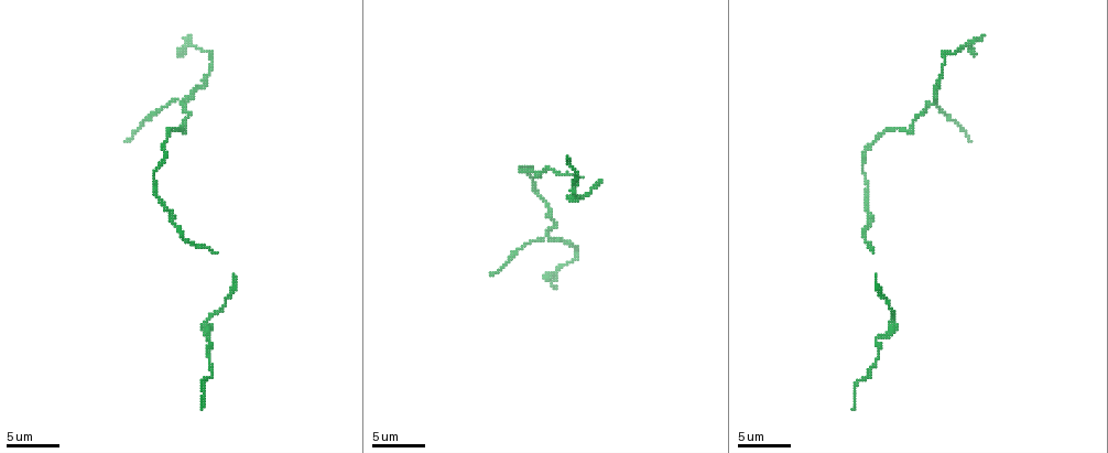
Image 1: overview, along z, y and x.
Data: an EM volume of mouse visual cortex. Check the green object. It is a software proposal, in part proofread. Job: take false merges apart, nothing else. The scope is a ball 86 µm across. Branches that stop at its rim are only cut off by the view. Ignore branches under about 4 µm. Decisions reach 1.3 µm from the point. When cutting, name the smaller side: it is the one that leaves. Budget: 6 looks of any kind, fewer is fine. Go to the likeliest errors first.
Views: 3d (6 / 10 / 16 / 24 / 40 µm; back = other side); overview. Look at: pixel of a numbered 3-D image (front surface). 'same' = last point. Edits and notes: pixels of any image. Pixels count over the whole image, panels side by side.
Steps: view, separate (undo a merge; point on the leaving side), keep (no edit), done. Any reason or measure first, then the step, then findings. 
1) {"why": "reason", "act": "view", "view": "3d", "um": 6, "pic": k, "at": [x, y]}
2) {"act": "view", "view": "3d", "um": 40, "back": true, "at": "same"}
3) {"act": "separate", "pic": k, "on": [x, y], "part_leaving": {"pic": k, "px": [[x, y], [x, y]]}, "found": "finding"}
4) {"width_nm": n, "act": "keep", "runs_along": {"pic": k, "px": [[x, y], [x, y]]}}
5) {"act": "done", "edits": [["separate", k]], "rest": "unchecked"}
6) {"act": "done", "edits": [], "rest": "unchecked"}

{"why": "thin arm on a thick one", "act": "view", "view": "3d", "um": 16, "pic": 1, "at": [935, 102]}

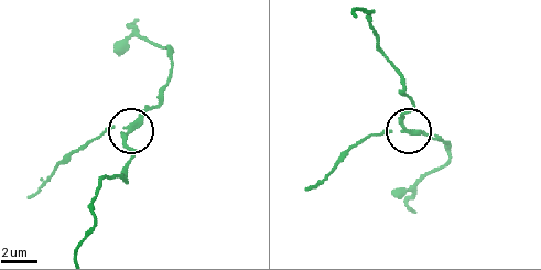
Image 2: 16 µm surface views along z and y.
{"act": "view", "view": "3d", "um": 16, "back": true, "pic": 2, "at": [126, 131]}

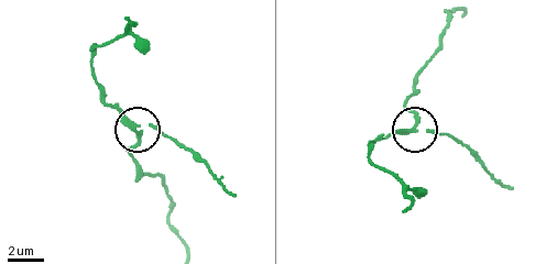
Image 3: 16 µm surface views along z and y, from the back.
{"side_arm_um": 9, "arms": 3, "act": "separate", "pic": 3, "on": [153, 125], "found": "two cells meet here"}

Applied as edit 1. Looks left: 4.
{"why": "see it whole again", "act": "view", "view": "overview"}

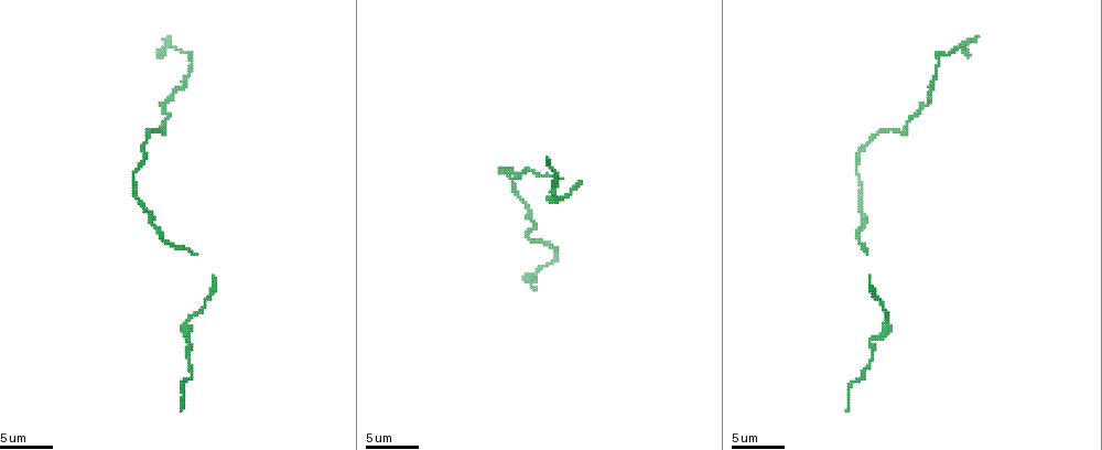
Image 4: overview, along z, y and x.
{"why": "sudden change in width", "act": "view", "view": "3d", "um": 6, "pic": 4, "at": [871, 344]}

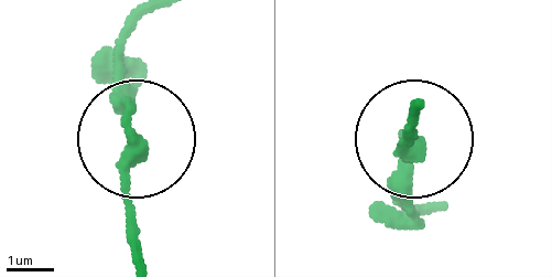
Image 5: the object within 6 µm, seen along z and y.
{"act": "view", "view": "3d", "um": 6, "back": true, "pic": 5, "at": [134, 142]}

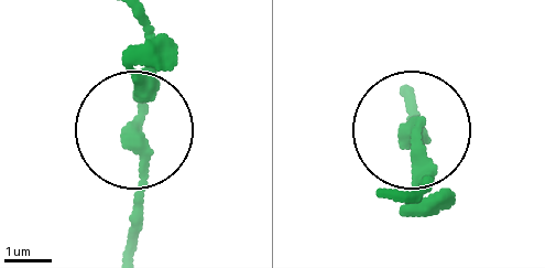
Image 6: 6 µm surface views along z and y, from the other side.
{"width_nm": 290, "act": "keep", "found": "one cell here"}

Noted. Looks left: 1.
{"why": "a narrow waist", "act": "view", "view": "3d", "um": 16, "pic": 4, "at": [511, 179]}

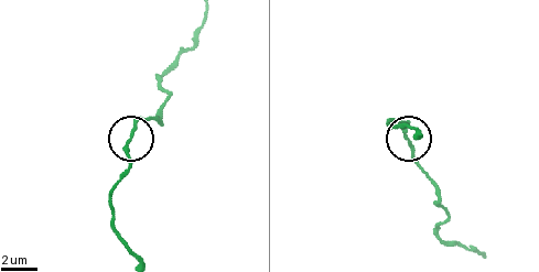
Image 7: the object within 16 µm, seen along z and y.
{"act": "keep", "found": "one cell here"}

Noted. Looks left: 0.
{"act": "done", "edits": [["separate", 3]], "rest": "unchecked"}

